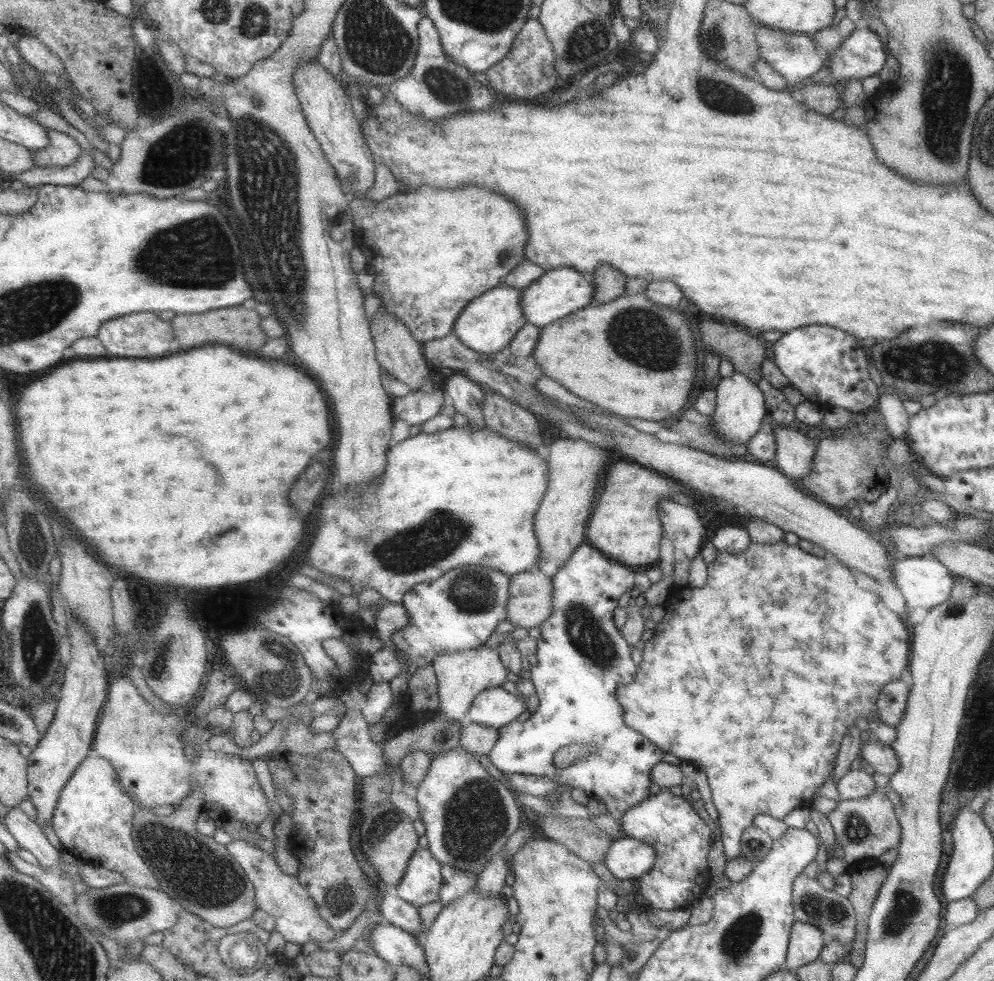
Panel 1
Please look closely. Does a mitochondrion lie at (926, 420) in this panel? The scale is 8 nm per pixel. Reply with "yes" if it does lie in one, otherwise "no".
no

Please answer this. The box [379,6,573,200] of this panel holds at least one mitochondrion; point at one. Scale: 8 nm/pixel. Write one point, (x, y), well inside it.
(447, 86)

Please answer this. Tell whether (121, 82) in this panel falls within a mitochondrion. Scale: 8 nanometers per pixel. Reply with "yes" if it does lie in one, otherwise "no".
no

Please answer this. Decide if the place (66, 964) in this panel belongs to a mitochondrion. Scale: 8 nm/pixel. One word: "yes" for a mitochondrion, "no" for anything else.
yes

